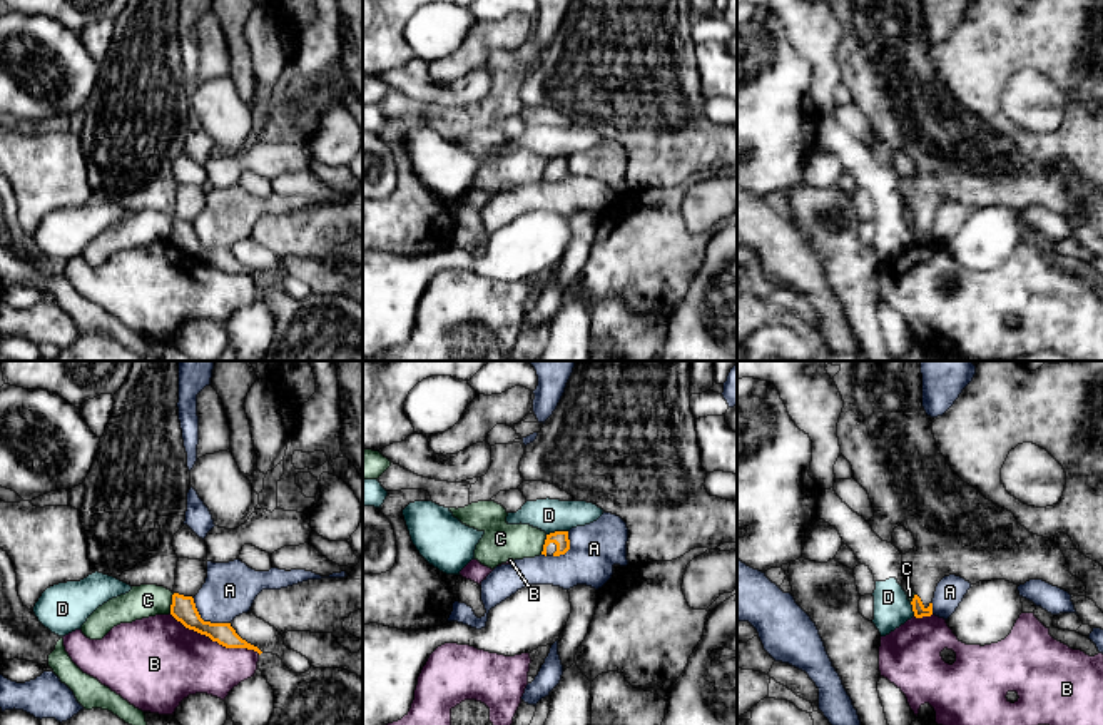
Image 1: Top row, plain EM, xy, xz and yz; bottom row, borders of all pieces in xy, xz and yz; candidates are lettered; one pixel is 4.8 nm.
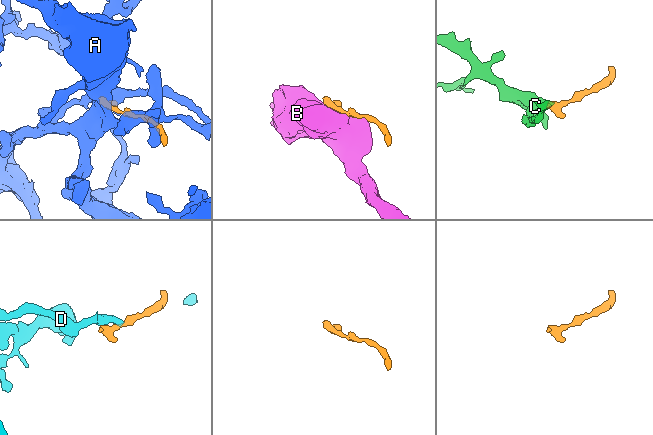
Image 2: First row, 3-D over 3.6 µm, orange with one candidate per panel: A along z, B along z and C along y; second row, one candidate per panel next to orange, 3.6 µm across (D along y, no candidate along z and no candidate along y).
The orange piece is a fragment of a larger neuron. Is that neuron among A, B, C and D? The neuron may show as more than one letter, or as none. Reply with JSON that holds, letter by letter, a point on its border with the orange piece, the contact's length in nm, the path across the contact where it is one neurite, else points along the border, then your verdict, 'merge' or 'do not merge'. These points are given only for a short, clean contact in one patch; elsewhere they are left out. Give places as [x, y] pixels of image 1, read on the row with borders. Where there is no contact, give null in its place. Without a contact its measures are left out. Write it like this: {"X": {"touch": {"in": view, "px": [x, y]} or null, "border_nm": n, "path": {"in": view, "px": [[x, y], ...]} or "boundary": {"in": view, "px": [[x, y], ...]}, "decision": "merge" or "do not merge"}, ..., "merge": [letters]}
{"A": {"touch": {"in": "xy", "px": [206, 622]}, "border_nm": 220, "boundary": {"in": "xy", "px": [[193, 598], [198, 613], [204, 620], [229, 623]]}, "decision": "do not merge"}, "B": {"touch": {"in": "xy", "px": [214, 640]}, "border_nm": 480, "decision": "do not merge"}, "C": {"touch": {"in": "xy", "px": [172, 603]}, "border_nm": 100, "boundary": {"in": "xy", "px": [[174, 593], [169, 612]]}, "decision": "do not merge"}, "D": {"touch": {"in": "xz", "px": [557, 532]}, "border_nm": 110, "decision": "do not merge"}, "merge": []}

